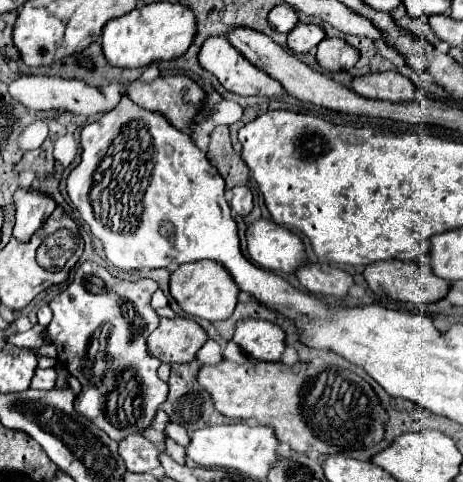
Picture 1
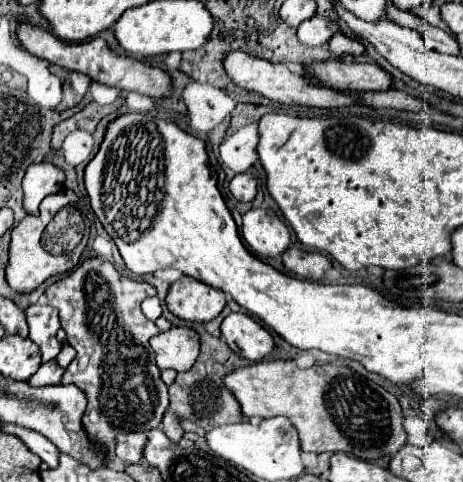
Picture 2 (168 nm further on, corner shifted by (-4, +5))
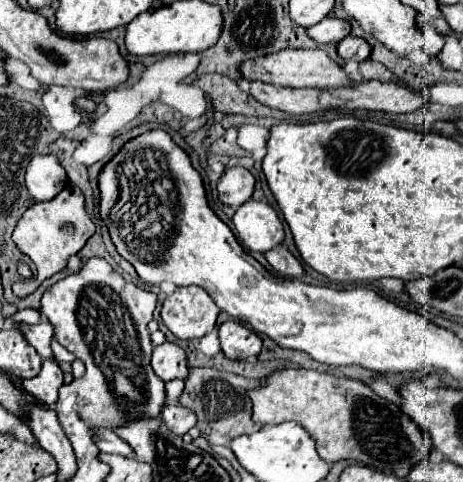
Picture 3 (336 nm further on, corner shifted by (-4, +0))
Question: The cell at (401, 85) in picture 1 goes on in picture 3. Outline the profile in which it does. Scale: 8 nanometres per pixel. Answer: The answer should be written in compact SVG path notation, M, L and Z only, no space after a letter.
M279 50L269 56L259 56L245 60L239 66L239 72L249 82L267 82L273 86L289 86L289 88L337 88L337 86L349 86L353 84L341 66L337 66L323 50Z

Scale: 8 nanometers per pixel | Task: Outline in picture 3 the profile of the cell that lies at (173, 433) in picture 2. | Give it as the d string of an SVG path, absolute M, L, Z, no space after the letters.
M163 404L161 418L167 424L167 428L179 436L187 434L197 424L195 414L181 404Z

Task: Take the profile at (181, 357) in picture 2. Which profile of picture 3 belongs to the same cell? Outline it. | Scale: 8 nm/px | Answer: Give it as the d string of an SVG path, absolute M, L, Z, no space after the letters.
M171 342L155 346L151 356L151 368L163 382L169 382L175 378L187 378L189 368L187 368L185 350Z

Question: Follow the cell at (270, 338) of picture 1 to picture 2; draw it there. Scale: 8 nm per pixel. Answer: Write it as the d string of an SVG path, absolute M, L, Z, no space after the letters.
M231 313L221 325L221 333L227 345L239 357L249 361L261 361L275 349L275 341L269 329L249 313Z

